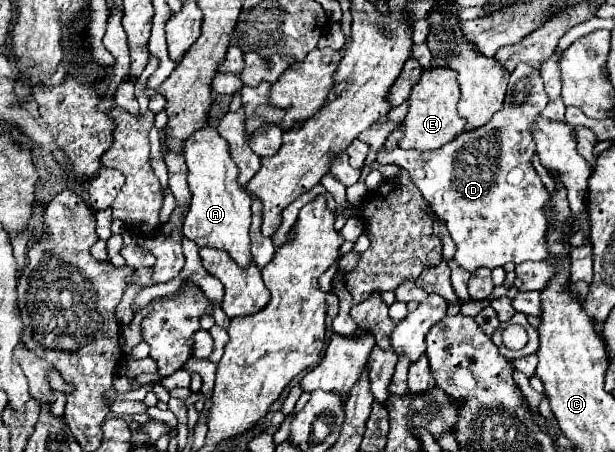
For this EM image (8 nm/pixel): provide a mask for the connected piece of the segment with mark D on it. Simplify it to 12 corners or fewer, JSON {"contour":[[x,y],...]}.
{"contour":[[518,64],[502,112],[398,162],[468,272],[548,260],[550,194]]}

